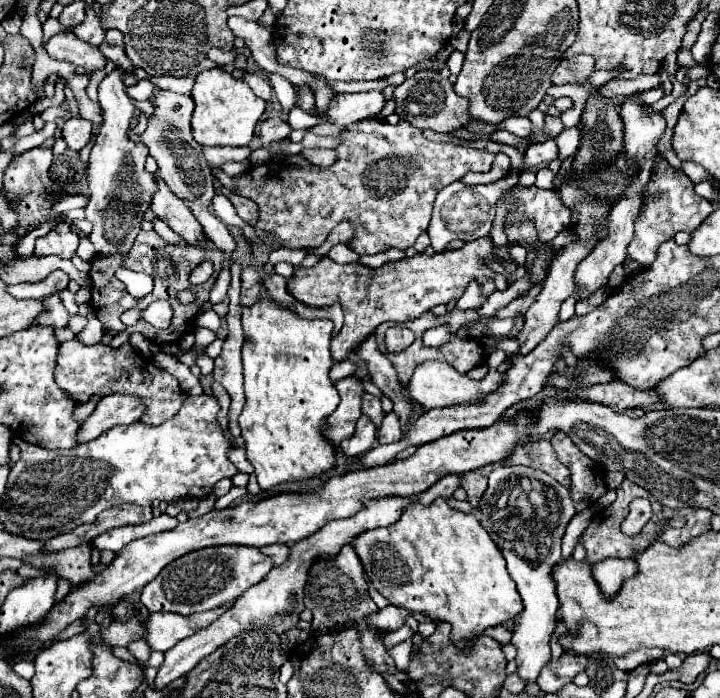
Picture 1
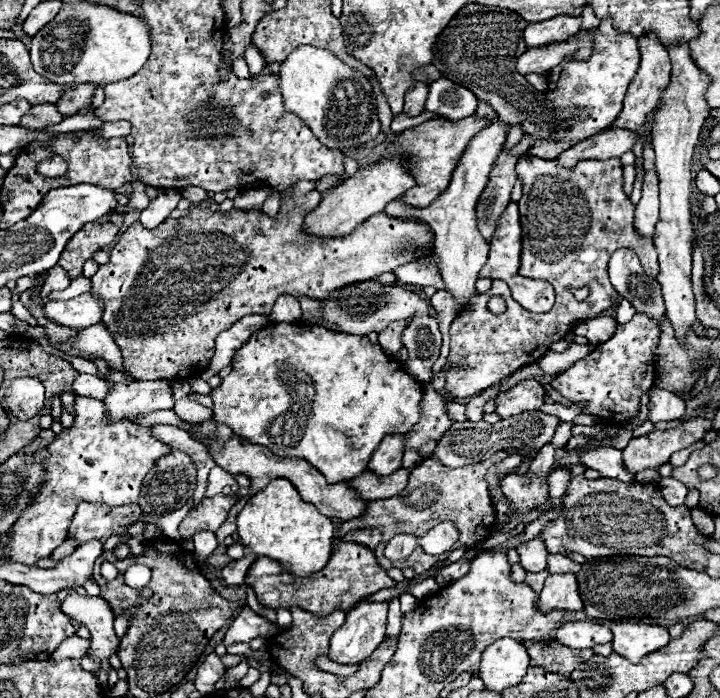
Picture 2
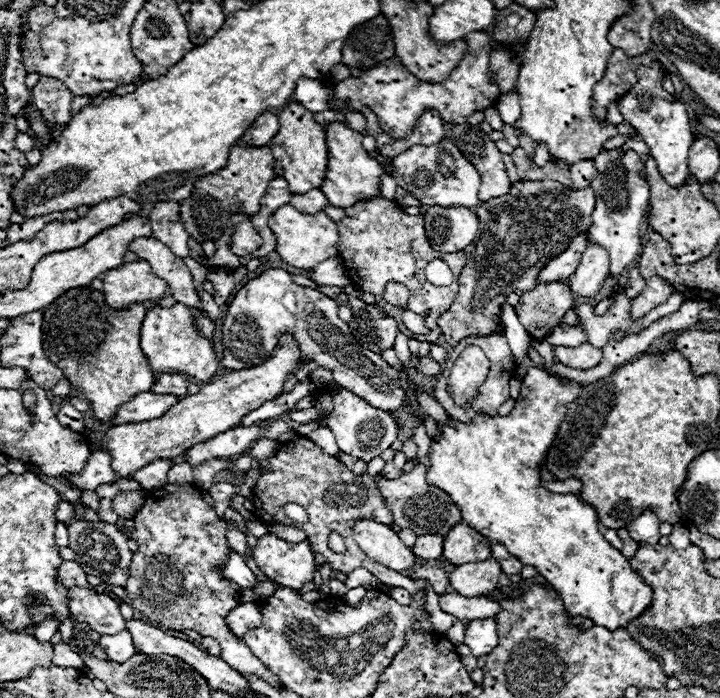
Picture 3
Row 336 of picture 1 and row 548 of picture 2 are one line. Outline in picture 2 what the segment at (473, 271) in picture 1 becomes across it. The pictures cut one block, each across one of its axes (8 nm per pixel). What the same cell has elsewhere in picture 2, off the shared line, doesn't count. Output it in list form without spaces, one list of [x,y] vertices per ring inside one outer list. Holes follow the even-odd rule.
[[[338,542],[332,550],[332,556],[324,570],[314,572],[310,576],[292,576],[282,570],[276,560],[270,558],[256,558],[250,574],[246,574],[246,586],[250,586],[262,606],[268,608],[302,608],[316,616],[332,614],[334,610],[348,612],[360,598],[366,598],[382,588],[392,588],[394,580],[376,564],[374,552],[366,546],[352,544],[352,542]]]

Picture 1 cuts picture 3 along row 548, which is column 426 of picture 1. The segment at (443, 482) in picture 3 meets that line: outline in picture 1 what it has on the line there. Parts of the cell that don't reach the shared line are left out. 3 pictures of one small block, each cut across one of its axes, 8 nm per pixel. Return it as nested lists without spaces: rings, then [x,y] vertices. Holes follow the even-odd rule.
[[[442,498],[436,500],[432,506],[418,506],[418,502],[412,502],[402,512],[402,518],[396,524],[388,528],[366,530],[352,544],[374,588],[384,598],[388,598],[392,606],[426,614],[432,620],[448,622],[452,626],[450,634],[454,646],[460,646],[462,652],[468,652],[472,640],[478,638],[486,628],[508,624],[524,608],[514,580],[508,576],[506,560],[502,558],[498,546],[492,542],[490,534],[480,526],[480,522],[472,514],[452,510]]]

